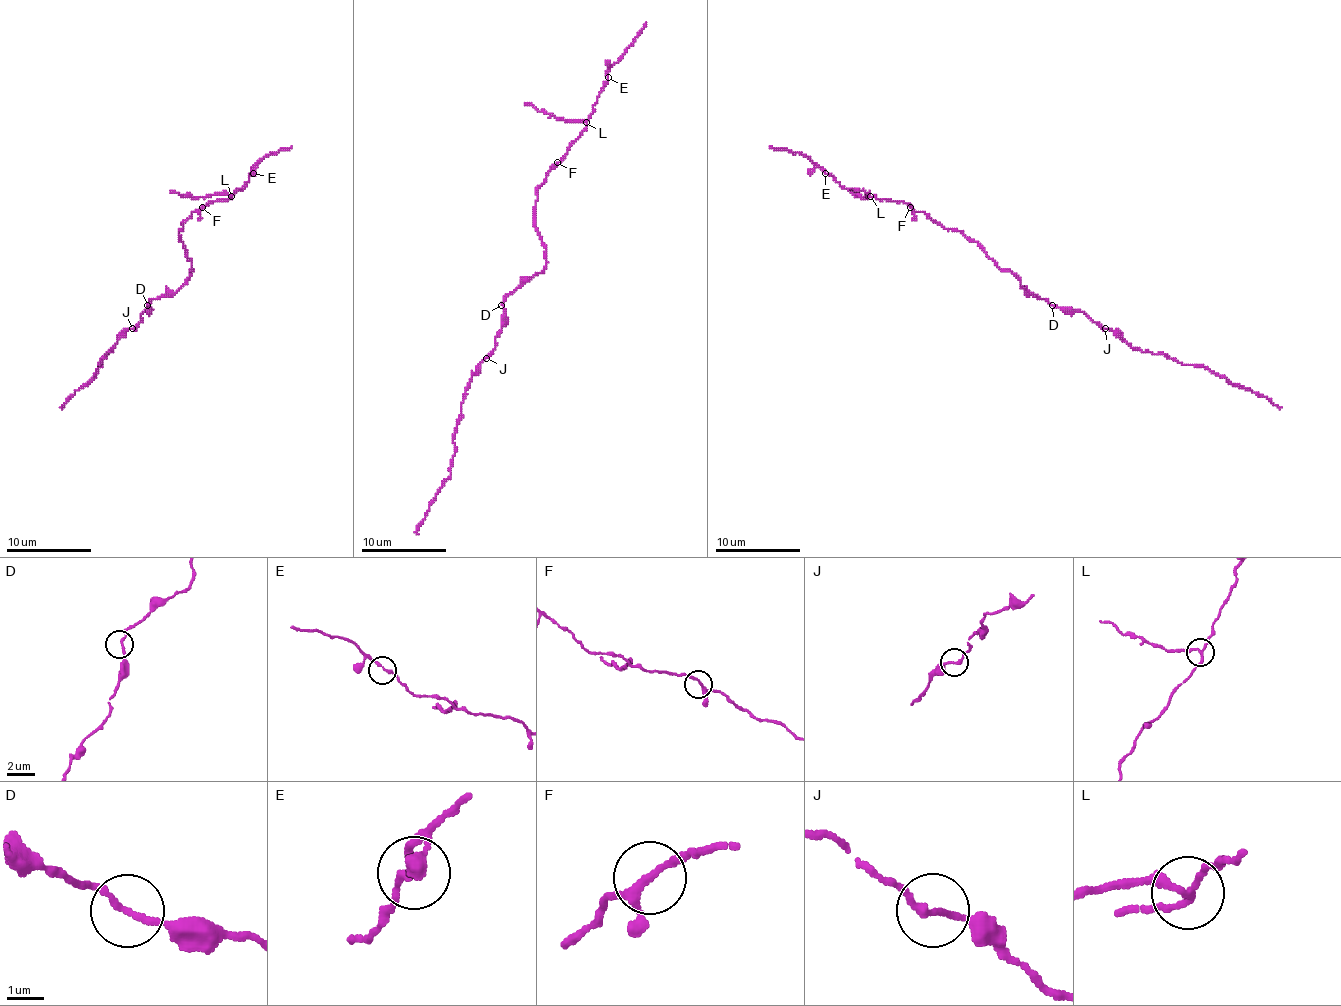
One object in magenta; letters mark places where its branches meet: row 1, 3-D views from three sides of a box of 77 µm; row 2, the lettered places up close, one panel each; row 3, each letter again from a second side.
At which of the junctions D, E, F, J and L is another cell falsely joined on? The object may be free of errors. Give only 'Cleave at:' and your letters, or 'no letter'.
Cleave at: L

